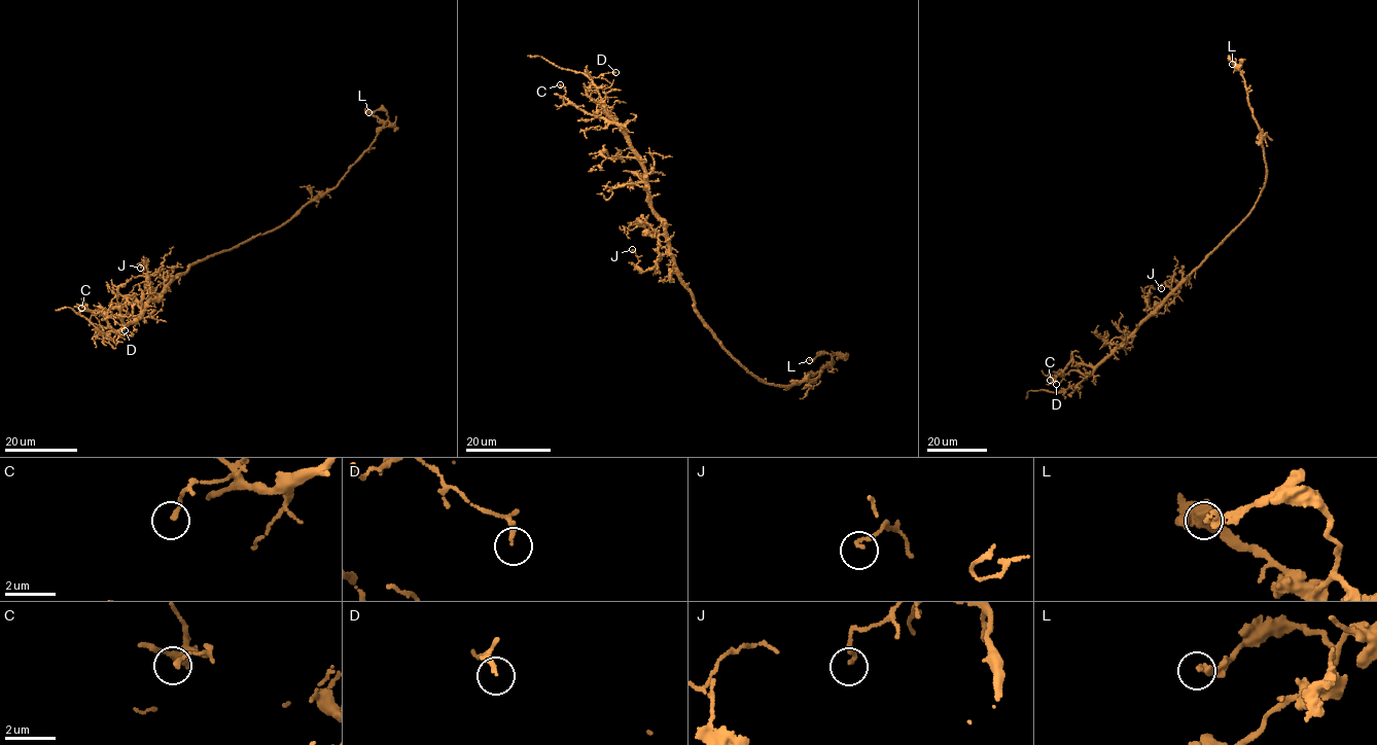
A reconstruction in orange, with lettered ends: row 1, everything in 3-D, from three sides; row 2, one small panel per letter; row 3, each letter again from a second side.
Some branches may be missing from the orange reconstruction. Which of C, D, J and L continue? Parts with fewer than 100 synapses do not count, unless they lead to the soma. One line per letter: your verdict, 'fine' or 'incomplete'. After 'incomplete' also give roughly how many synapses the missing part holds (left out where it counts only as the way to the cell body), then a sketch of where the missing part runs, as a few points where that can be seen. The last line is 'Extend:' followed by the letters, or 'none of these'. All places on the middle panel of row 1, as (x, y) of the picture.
C: fine
D: fine
J: fine
L: fine
Extend: none of these

